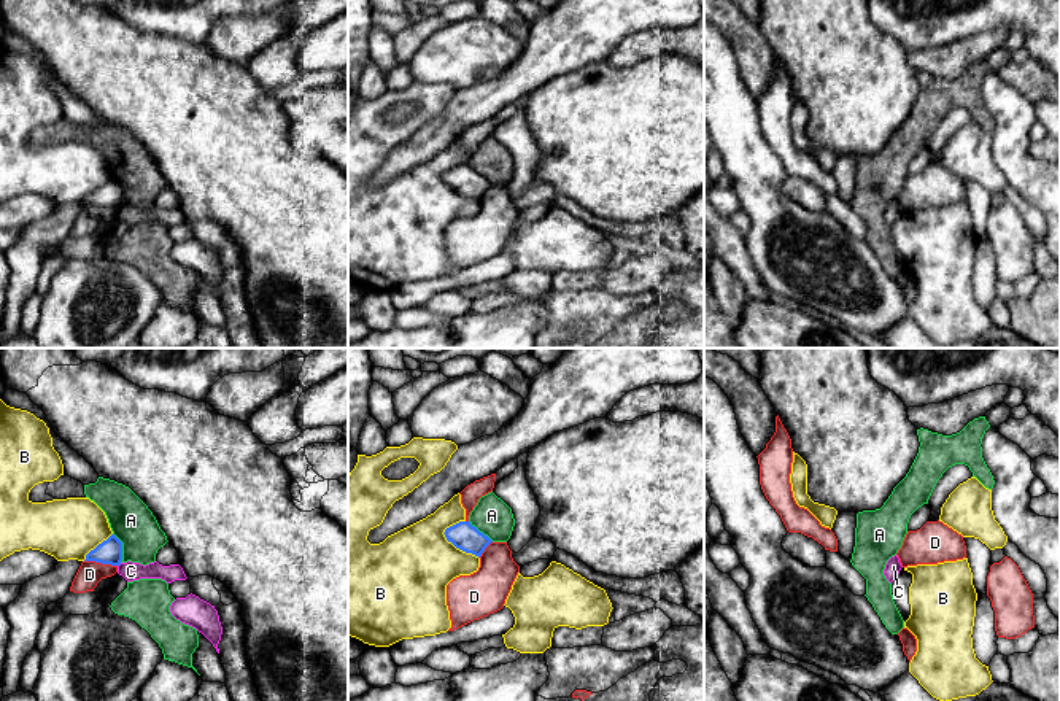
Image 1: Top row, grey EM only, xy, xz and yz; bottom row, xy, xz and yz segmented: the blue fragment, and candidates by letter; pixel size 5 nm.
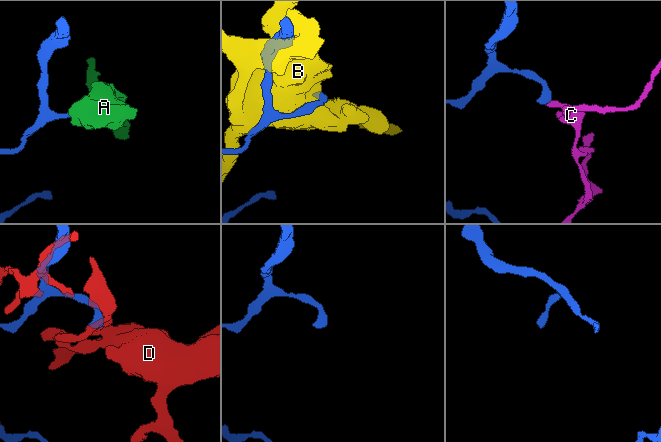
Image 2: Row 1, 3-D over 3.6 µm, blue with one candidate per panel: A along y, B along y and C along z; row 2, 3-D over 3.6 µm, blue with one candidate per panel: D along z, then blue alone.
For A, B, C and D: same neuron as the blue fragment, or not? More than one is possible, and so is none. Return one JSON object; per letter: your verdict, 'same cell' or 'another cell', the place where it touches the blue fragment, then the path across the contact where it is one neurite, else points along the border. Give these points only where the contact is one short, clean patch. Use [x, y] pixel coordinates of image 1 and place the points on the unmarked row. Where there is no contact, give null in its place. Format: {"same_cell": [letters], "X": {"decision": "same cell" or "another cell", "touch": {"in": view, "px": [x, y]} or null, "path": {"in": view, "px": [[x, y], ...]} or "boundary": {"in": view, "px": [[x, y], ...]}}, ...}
{"same_cell": [], "A": {"decision": "another cell", "touch": {"in": "xy", "px": [121, 191]}}, "B": {"decision": "another cell", "touch": {"in": "xz", "px": [458, 191]}}, "C": {"decision": "another cell", "touch": null}, "D": {"decision": "another cell", "touch": {"in": "xy", "px": [100, 205]}}}

